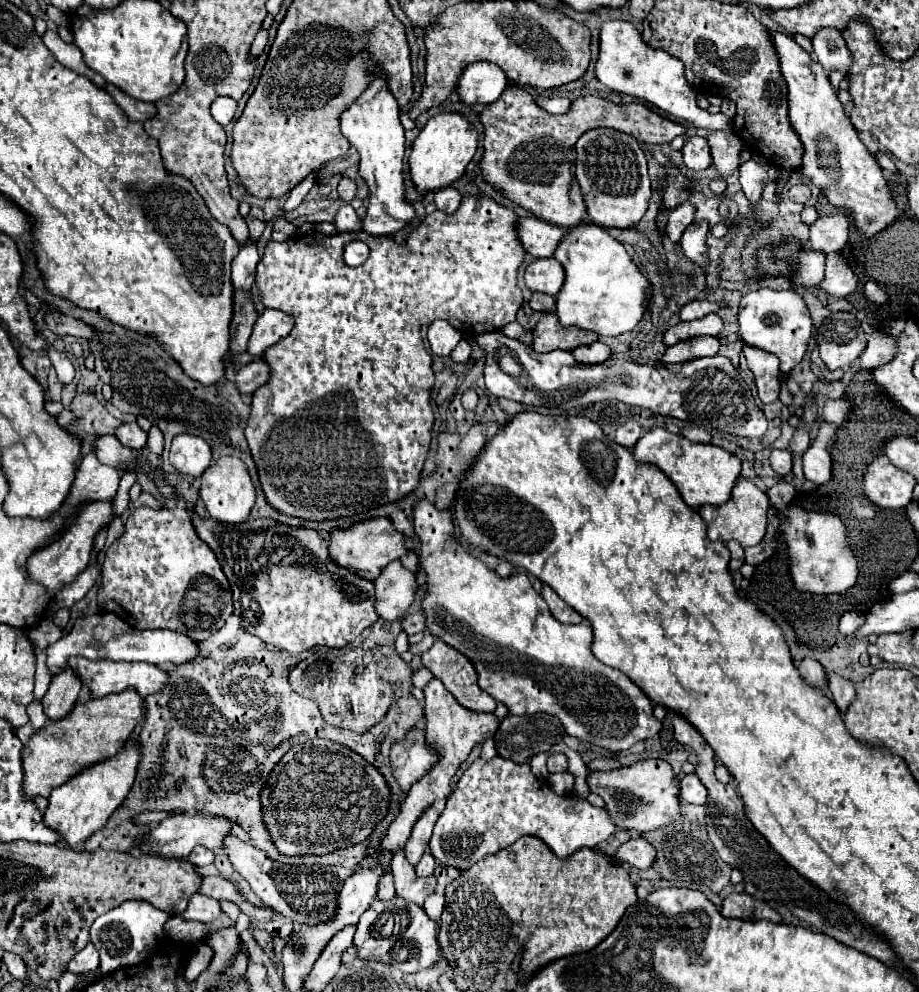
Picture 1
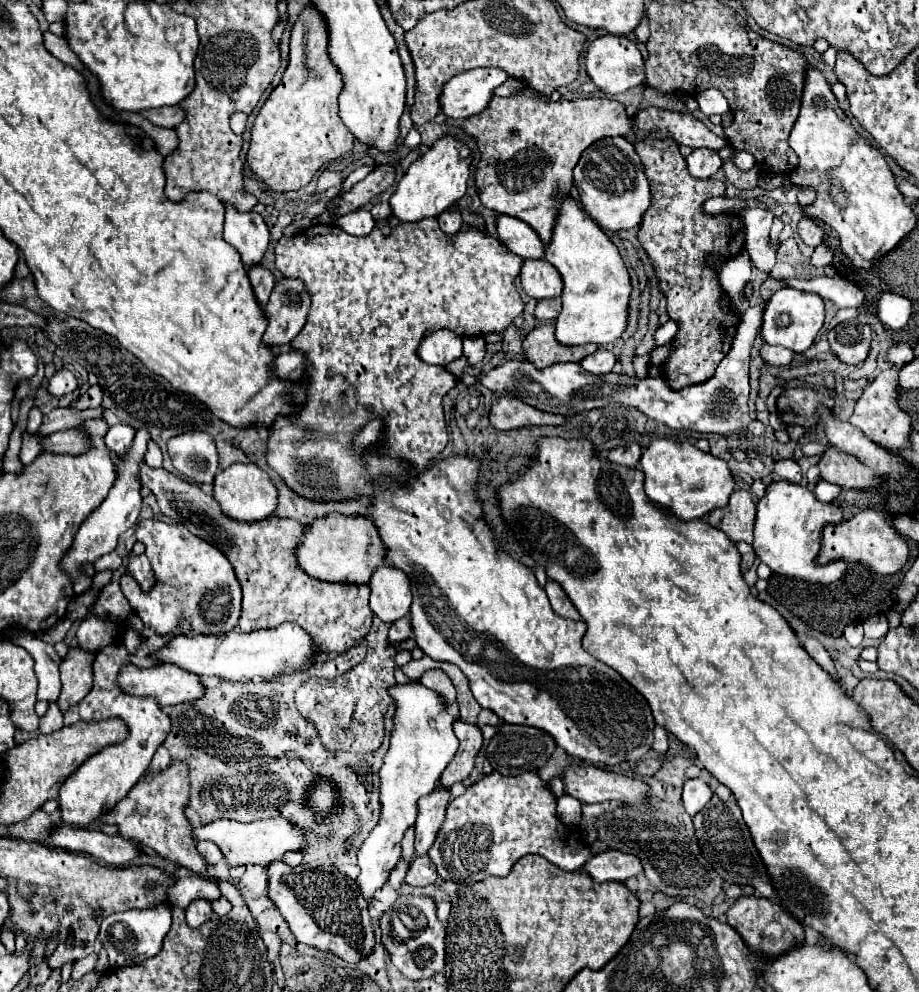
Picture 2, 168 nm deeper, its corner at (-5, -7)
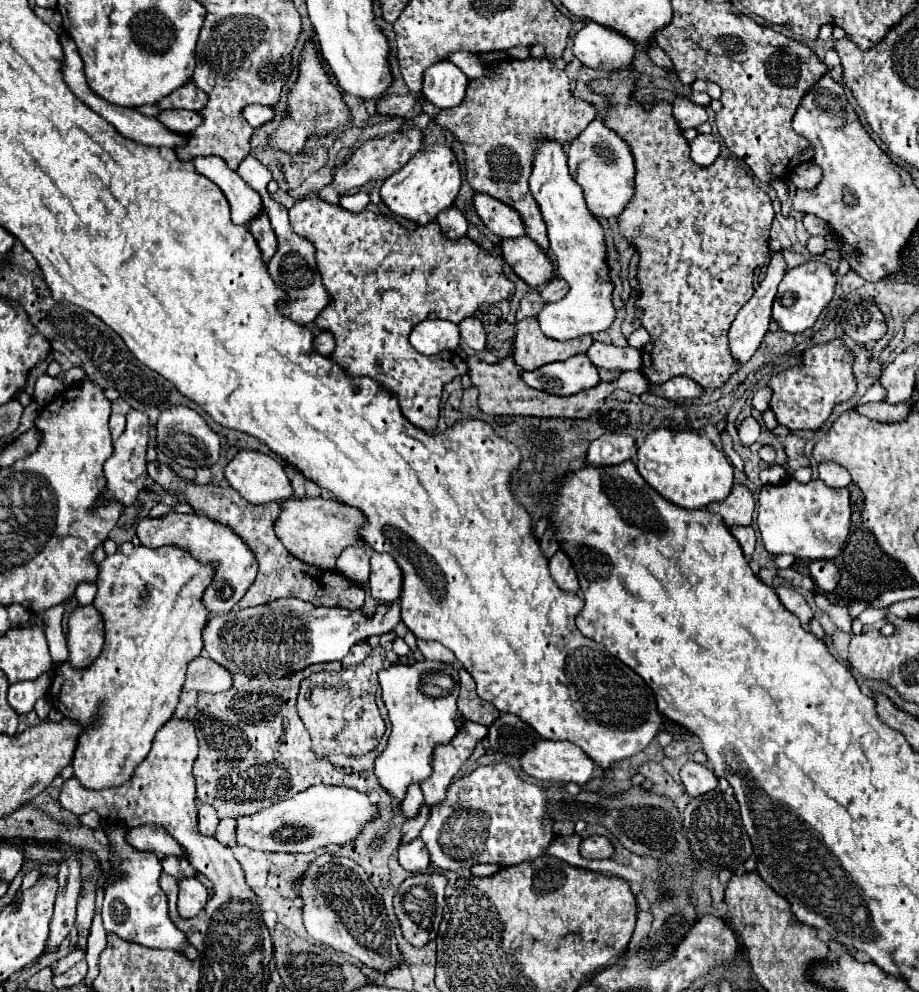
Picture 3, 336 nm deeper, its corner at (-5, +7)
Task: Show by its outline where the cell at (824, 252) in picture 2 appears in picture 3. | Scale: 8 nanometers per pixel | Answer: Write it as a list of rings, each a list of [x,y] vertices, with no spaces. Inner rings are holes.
[[[811,236],[807,242],[807,250],[811,254],[823,254],[827,250],[827,242],[823,236]]]

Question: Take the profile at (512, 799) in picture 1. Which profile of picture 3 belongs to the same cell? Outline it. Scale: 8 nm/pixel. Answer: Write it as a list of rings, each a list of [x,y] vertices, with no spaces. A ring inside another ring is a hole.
[[[507,762],[479,766],[477,770],[473,770],[471,774],[463,776],[461,780],[449,786],[445,802],[433,808],[429,822],[421,830],[421,838],[427,844],[431,864],[439,866],[441,870],[463,870],[463,868],[471,868],[477,862],[499,864],[503,868],[503,866],[513,866],[517,862],[523,862],[525,858],[545,856],[547,846],[555,838],[551,830],[545,796],[547,794],[543,786],[525,782]]]

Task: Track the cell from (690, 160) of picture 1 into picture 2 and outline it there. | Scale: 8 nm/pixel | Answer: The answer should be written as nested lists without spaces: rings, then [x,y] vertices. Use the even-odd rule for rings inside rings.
[[[697,148],[687,156],[689,174],[695,178],[701,178],[701,180],[711,178],[721,168],[721,164],[723,164],[723,160],[711,148]]]

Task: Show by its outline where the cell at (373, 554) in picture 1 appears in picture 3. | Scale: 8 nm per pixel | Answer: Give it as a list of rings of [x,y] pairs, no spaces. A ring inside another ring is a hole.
[[[297,498],[283,504],[283,512],[275,522],[275,534],[281,544],[305,564],[317,568],[335,570],[339,554],[361,542],[361,526],[365,526],[365,514],[353,506],[331,498]]]

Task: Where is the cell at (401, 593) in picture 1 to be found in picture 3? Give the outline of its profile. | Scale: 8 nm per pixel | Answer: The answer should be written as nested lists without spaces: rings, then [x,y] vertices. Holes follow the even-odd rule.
[[[371,554],[371,576],[369,576],[369,590],[373,598],[381,604],[397,602],[401,598],[403,588],[403,572],[393,560],[391,554]]]

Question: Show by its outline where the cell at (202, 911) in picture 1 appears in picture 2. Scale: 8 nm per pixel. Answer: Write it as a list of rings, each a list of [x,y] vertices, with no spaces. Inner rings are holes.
[[[193,900],[185,912],[187,912],[187,924],[191,928],[199,928],[201,924],[205,924],[211,918],[213,908],[211,908],[211,902],[207,902],[207,900]]]

